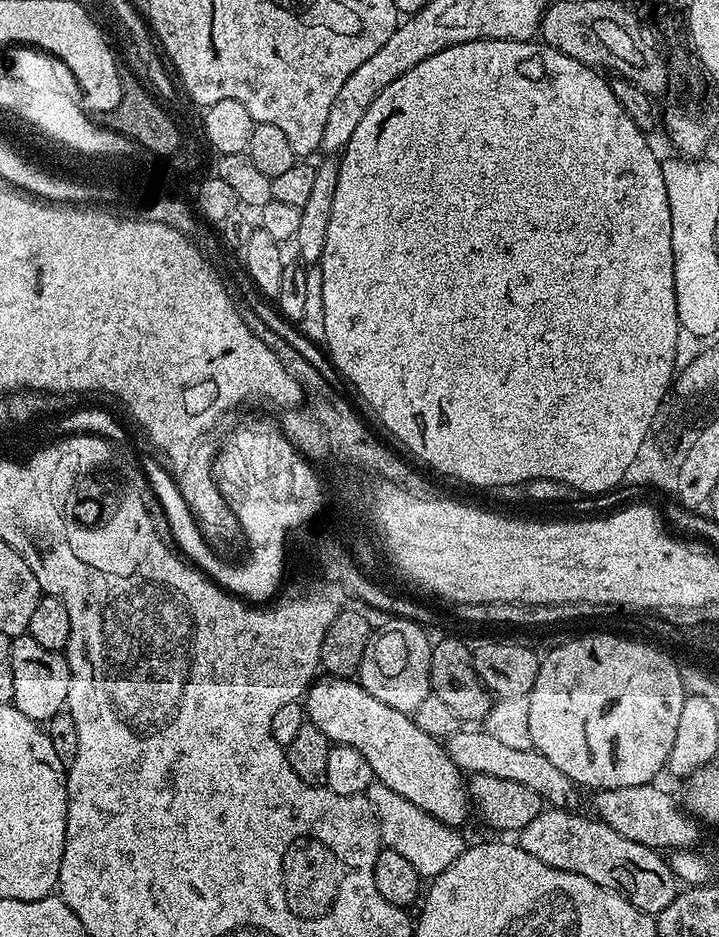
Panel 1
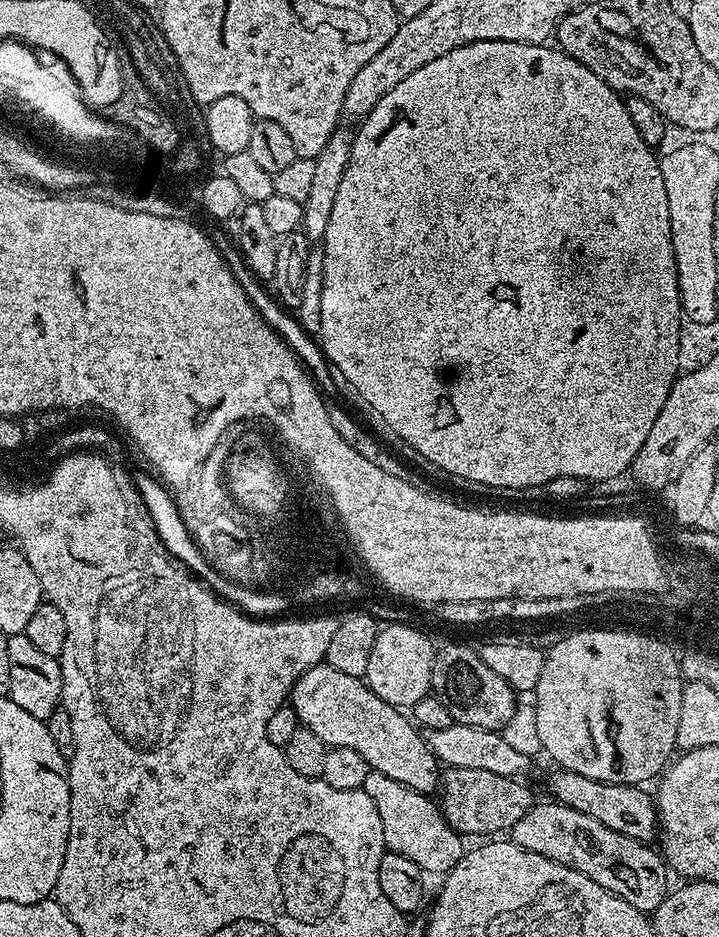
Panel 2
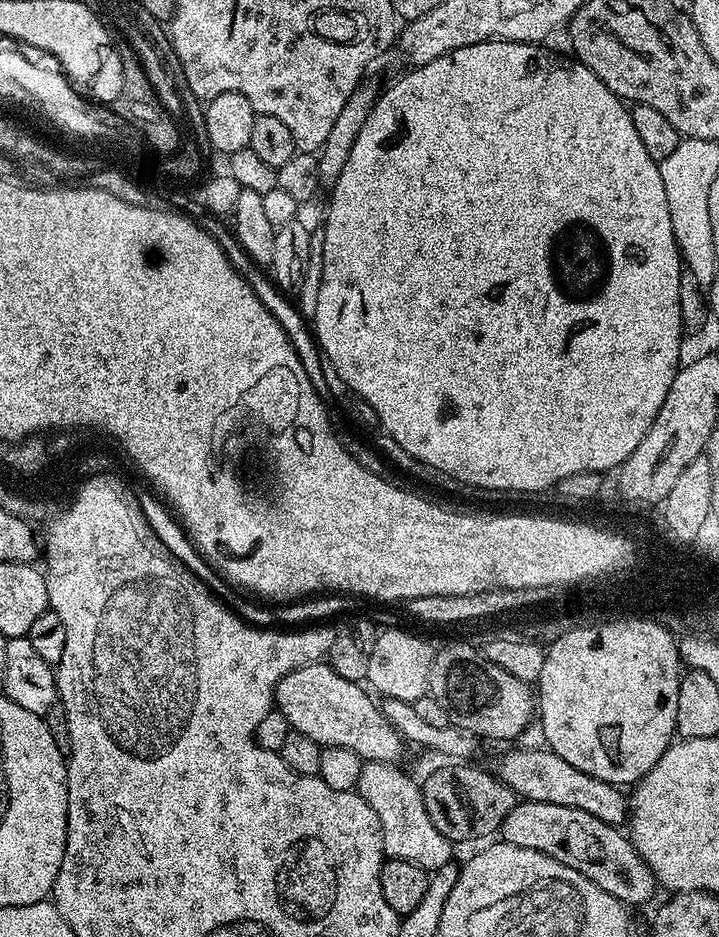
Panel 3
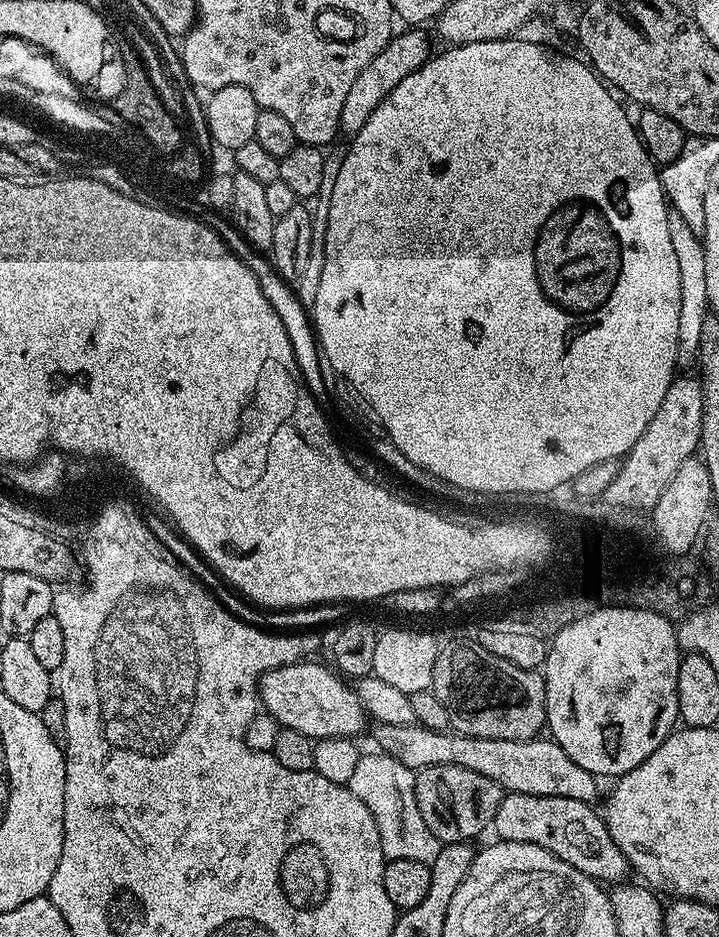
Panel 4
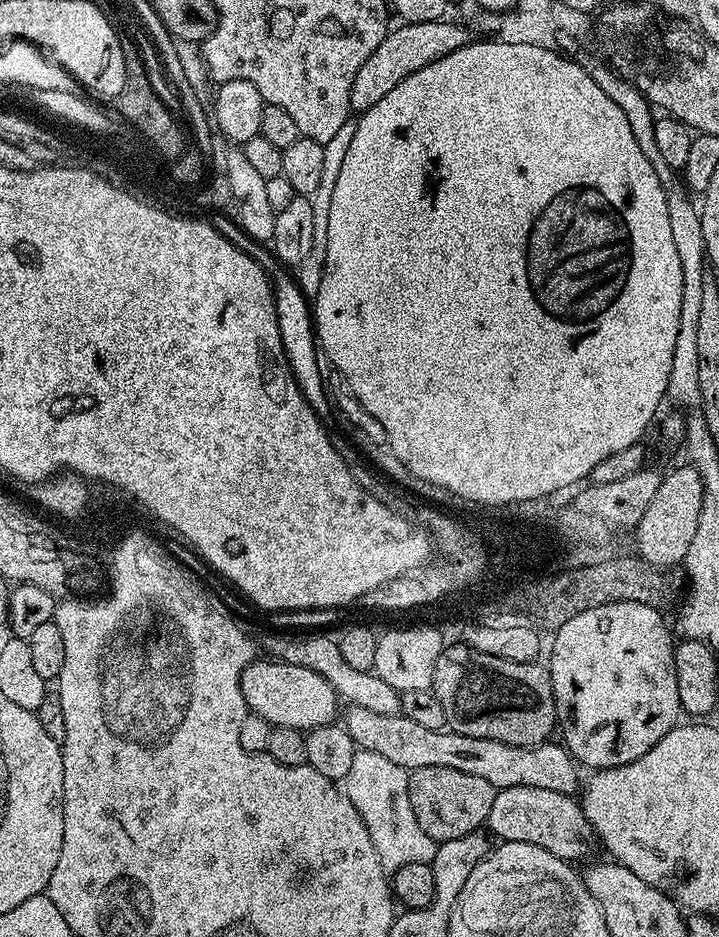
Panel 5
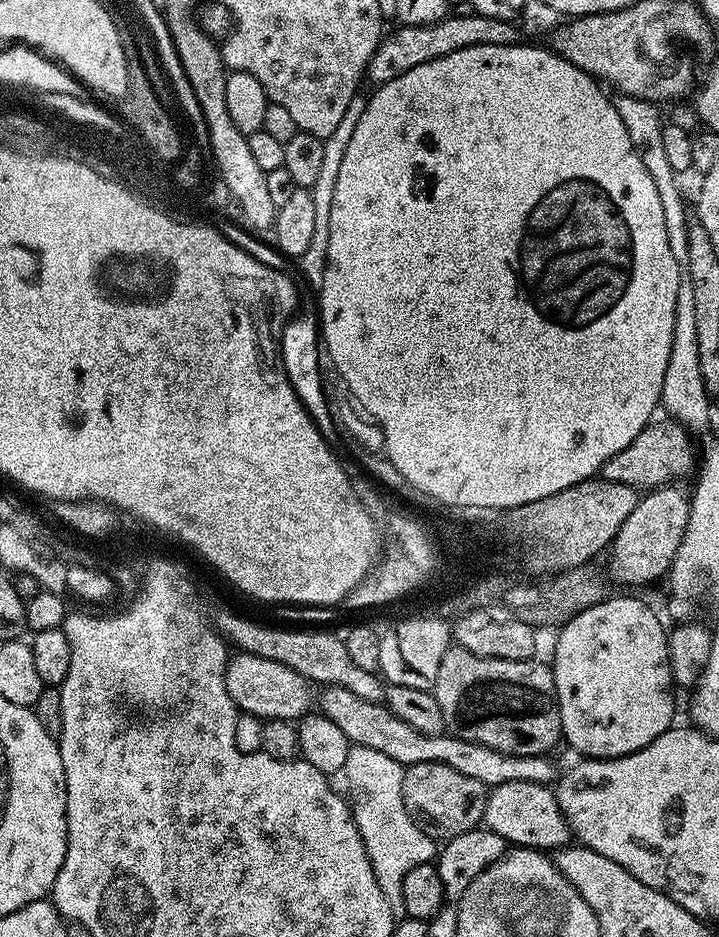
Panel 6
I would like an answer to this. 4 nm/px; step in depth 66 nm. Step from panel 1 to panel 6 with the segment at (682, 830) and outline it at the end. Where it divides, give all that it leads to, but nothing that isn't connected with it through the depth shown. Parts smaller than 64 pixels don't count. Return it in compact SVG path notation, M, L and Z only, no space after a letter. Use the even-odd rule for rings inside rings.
M329 684L321 687L318 692L318 708L322 715L334 722L334 726L338 726L338 730L342 730L342 734L346 734L352 744L370 746L370 750L379 750L381 754L405 766L422 762L445 763L467 777L476 778L488 790L506 782L551 785L558 776L548 756L511 756L490 750L490 746L482 746L478 742L466 742L451 734L427 736L422 734L422 730L414 730L414 726L402 722L402 718L395 716L383 703L366 702L342 686Z

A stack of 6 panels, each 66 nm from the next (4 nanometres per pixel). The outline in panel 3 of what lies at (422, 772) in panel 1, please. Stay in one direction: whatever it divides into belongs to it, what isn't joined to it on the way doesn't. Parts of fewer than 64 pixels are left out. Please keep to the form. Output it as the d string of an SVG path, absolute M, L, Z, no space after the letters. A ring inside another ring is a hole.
M307 664L286 674L276 687L275 707L284 715L289 729L314 738L321 746L346 746L354 750L365 762L377 760L396 764L404 756L406 741L400 731L384 717L383 707L375 704L361 685L342 678L327 664Z

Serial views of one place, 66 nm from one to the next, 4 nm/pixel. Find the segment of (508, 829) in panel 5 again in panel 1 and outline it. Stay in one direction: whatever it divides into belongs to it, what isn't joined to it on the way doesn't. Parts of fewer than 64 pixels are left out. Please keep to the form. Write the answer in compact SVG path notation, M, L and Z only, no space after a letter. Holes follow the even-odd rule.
M545 807L528 826L518 832L518 843L526 854L534 854L538 862L546 862L546 866L554 866L554 870L566 870L570 874L582 874L582 878L590 878L598 886L611 892L622 894L638 910L649 914L658 914L674 902L678 891L676 875L672 873L672 865L664 860L655 848L647 848L638 842L630 842L630 838L622 838L618 830L610 830L599 818L591 815L578 816L578 812L567 808Z

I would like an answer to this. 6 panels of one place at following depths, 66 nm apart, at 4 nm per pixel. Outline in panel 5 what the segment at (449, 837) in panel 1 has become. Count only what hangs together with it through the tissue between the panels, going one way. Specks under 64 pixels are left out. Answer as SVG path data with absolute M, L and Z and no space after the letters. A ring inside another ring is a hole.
M358 750L354 754L353 764L350 765L350 774L346 774L346 778L342 781L342 791L345 796L350 798L350 802L354 802L358 814L362 814L362 820L366 822L366 828L370 830L374 850L378 850L380 865L388 874L396 872L402 866L410 866L410 862L431 864L436 853L437 843L418 826L413 807L410 806L409 787L407 785L409 773L409 769L389 762L382 754L374 754L374 750Z

